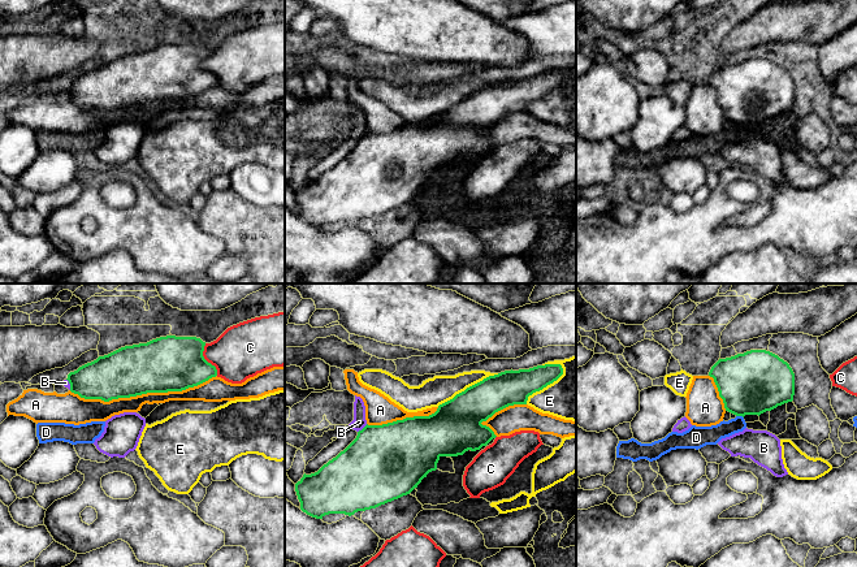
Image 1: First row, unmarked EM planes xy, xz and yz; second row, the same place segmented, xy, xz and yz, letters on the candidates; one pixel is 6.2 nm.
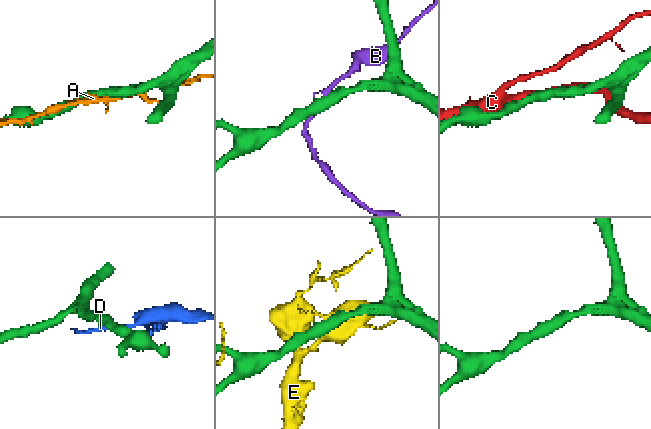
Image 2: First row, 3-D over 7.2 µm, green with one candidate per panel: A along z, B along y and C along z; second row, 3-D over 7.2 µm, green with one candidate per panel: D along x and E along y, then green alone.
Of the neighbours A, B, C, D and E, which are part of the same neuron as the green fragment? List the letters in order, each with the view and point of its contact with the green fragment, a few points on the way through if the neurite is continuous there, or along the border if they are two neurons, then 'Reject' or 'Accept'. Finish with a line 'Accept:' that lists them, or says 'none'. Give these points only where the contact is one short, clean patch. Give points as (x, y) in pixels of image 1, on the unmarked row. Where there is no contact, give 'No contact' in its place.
A: Touches green at xy (142, 102). Reject
B: Touches green at xz (363, 137). Boundary: xz (367, 133), (358, 141). Reject
C: Touches green at xy (206, 69). Reject
D: Touches green at yz (740, 124). Boundary: yz (736, 124), (743, 126). Reject
E: Touches green at xz (546, 94). Reject
Accept: none

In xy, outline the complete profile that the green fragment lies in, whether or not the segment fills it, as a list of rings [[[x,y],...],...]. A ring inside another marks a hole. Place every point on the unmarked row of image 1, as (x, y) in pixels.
[[[166,44],[147,52],[121,56],[68,83],[70,100],[85,108],[109,111],[147,101],[182,100],[217,85],[204,65],[205,51],[196,46]]]

